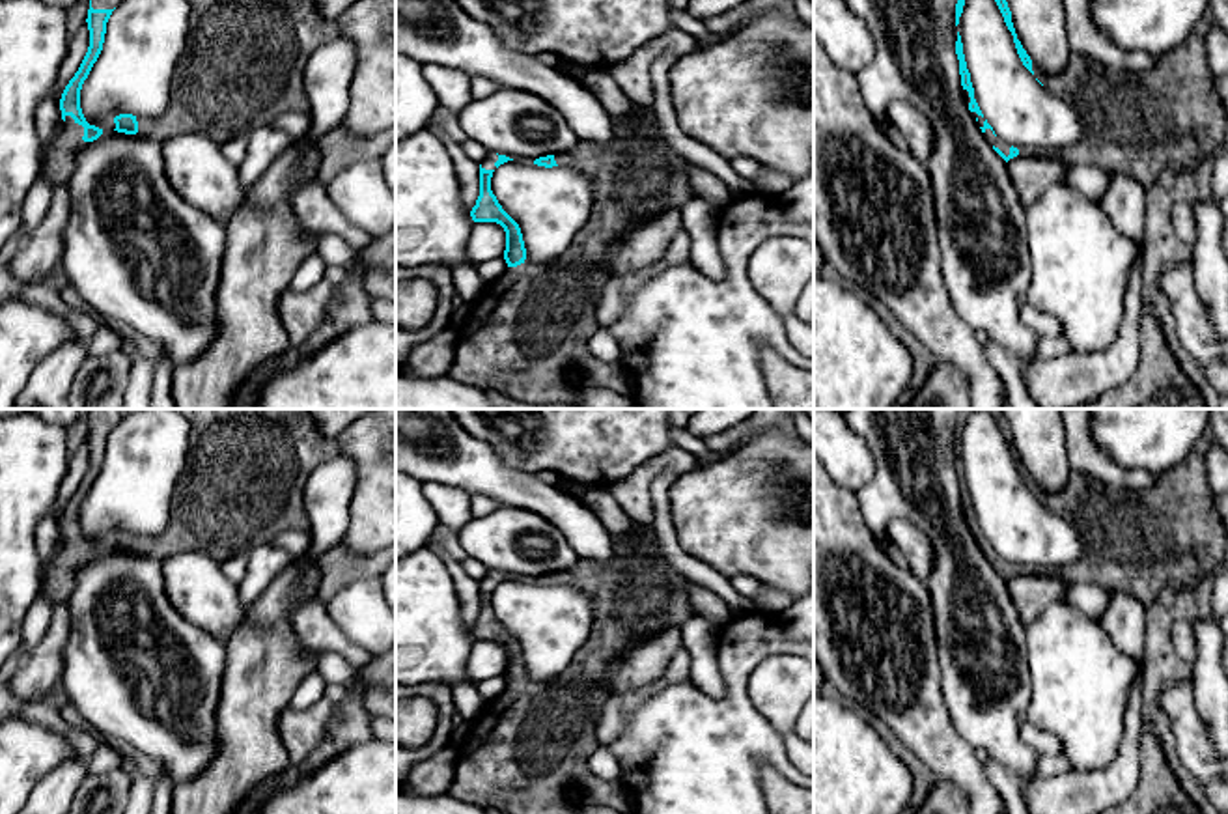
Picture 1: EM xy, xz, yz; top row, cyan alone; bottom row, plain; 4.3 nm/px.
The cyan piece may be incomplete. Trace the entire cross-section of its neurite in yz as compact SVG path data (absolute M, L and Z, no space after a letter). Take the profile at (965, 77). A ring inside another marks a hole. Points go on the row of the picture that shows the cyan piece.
M957 32L957 41L956 41L956 54L959 60L959 75L961 75L961 86L963 86L963 97L969 105L969 110L972 112L972 116L976 118L985 140L993 146L993 149L1008 162L1010 159L1019 155L1019 149L1006 144L1004 140L1000 140L993 127L987 123L987 119L984 118L976 99L974 99L974 88L970 82L970 73L967 69L967 62L965 62L965 54L963 54L963 43L961 43L961 35Z

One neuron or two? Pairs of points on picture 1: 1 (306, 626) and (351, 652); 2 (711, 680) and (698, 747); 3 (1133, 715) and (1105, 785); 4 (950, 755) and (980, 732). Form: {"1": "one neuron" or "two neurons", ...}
{"1": "one neuron", "2": "two neurons", "3": "one neuron", "4": "two neurons"}

